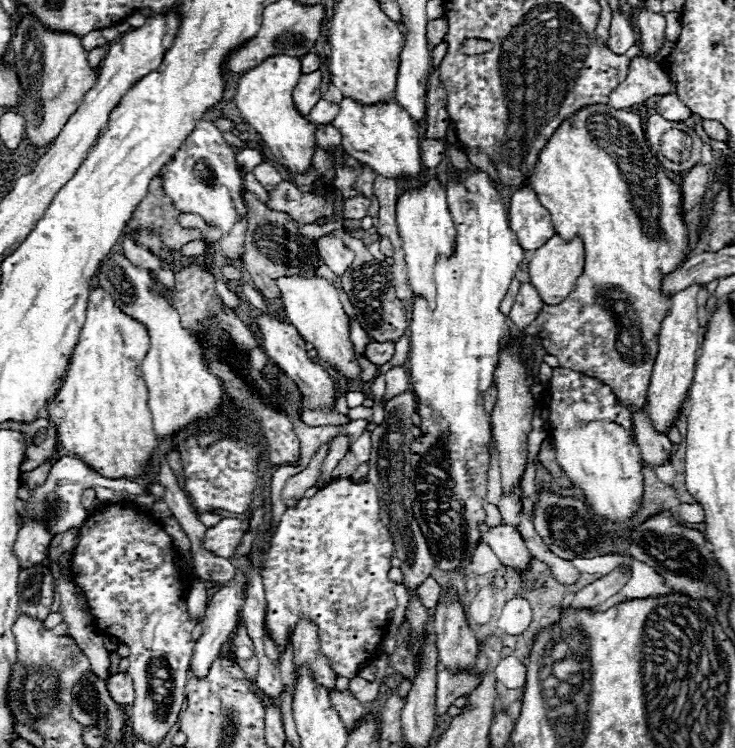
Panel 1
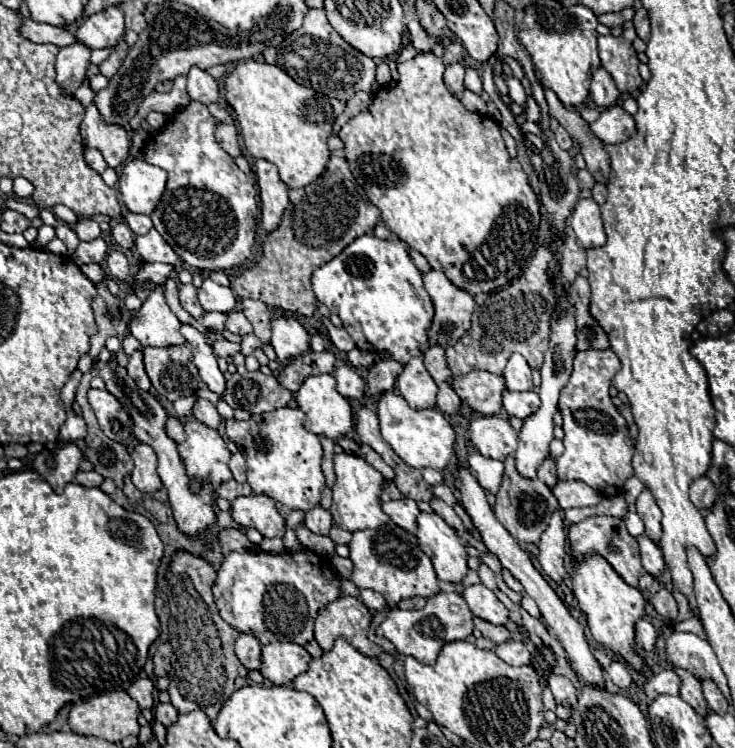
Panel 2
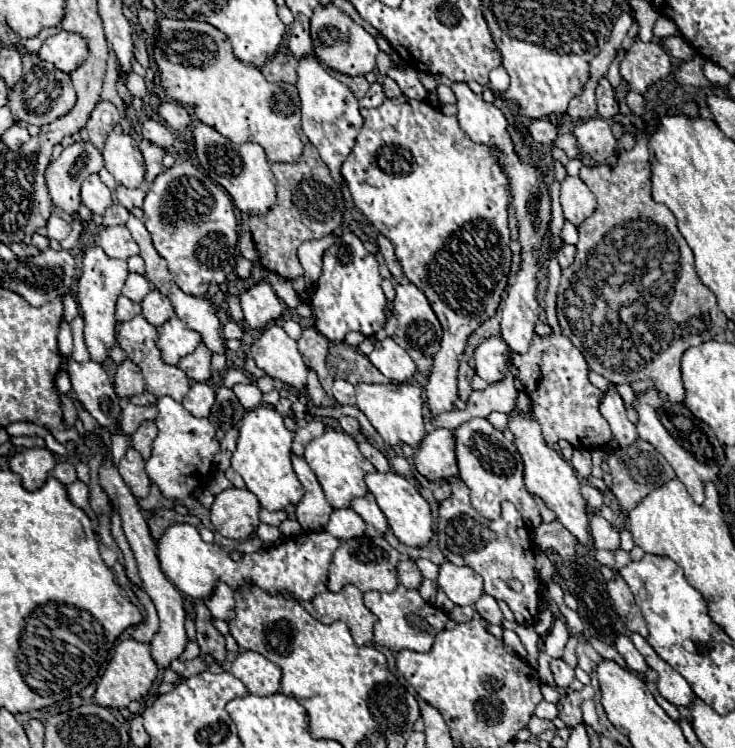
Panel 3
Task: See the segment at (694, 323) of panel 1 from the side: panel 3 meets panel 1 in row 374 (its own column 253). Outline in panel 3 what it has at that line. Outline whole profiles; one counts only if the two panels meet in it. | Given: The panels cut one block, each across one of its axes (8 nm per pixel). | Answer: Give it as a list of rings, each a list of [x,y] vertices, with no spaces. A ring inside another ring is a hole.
[[[242,650],[232,664],[232,674],[248,688],[250,694],[270,696],[280,690],[280,666],[258,652]]]

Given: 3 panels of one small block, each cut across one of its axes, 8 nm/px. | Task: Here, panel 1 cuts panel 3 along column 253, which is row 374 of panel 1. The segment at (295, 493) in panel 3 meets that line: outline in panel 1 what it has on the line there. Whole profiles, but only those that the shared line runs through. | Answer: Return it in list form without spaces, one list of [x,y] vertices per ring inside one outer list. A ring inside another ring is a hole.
[[[450,168],[448,170],[448,184],[446,184],[446,194],[448,194],[448,208],[450,208],[450,214],[452,214],[452,220],[454,220],[454,228],[456,228],[456,246],[454,246],[454,254],[450,258],[446,256],[438,256],[436,258],[436,268],[434,268],[434,280],[436,280],[436,308],[430,310],[428,306],[428,300],[424,300],[422,296],[416,296],[414,298],[414,304],[412,304],[412,322],[410,322],[410,354],[408,354],[408,372],[410,372],[410,384],[412,384],[412,390],[418,398],[418,414],[420,414],[420,420],[422,420],[422,436],[418,440],[412,442],[412,448],[410,448],[410,466],[412,470],[426,470],[426,472],[410,472],[408,474],[408,496],[412,496],[412,510],[414,510],[414,516],[424,532],[424,538],[428,540],[428,546],[430,546],[430,552],[434,556],[434,560],[440,562],[440,566],[444,570],[452,570],[462,558],[468,558],[470,552],[474,550],[476,542],[480,540],[480,532],[478,532],[478,522],[482,522],[486,518],[484,510],[482,510],[482,498],[486,496],[486,472],[488,472],[488,460],[490,460],[490,454],[488,454],[488,442],[492,440],[492,426],[490,426],[490,414],[484,410],[484,390],[488,390],[492,384],[494,384],[494,370],[496,370],[496,364],[498,364],[498,352],[500,352],[500,346],[508,340],[510,336],[510,328],[508,328],[508,318],[502,316],[498,312],[498,306],[518,270],[518,264],[524,260],[524,248],[518,244],[516,240],[516,234],[510,230],[510,224],[508,224],[508,212],[506,212],[506,206],[504,202],[500,200],[500,194],[498,190],[494,188],[492,180],[488,178],[488,174],[484,170],[478,170],[478,172],[470,172],[470,170],[456,170],[456,168]],[[452,174],[458,174],[460,180],[454,180]]]

